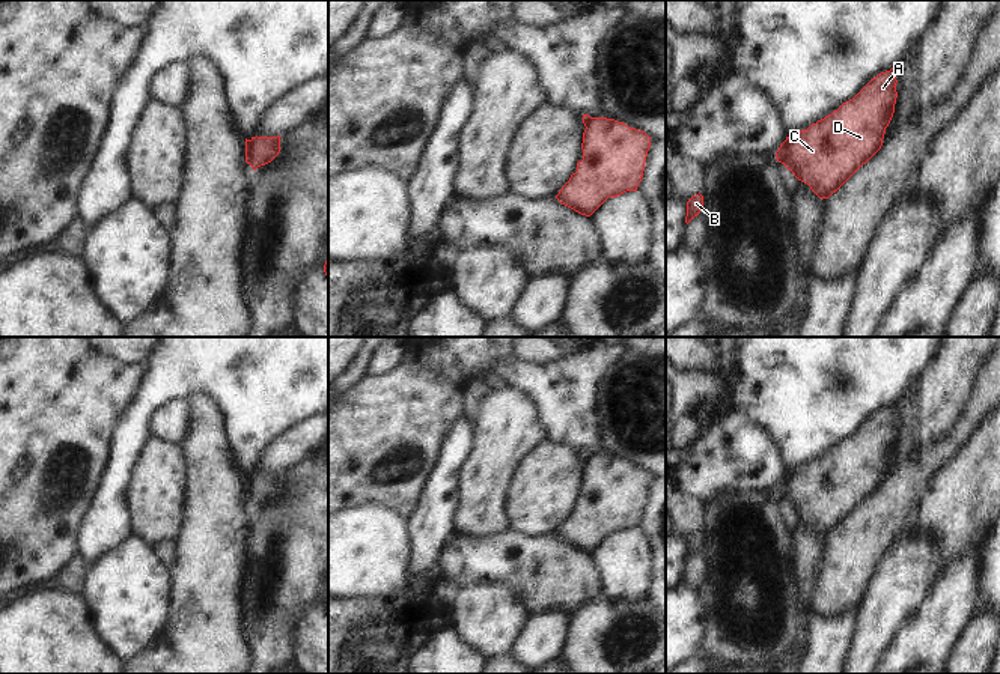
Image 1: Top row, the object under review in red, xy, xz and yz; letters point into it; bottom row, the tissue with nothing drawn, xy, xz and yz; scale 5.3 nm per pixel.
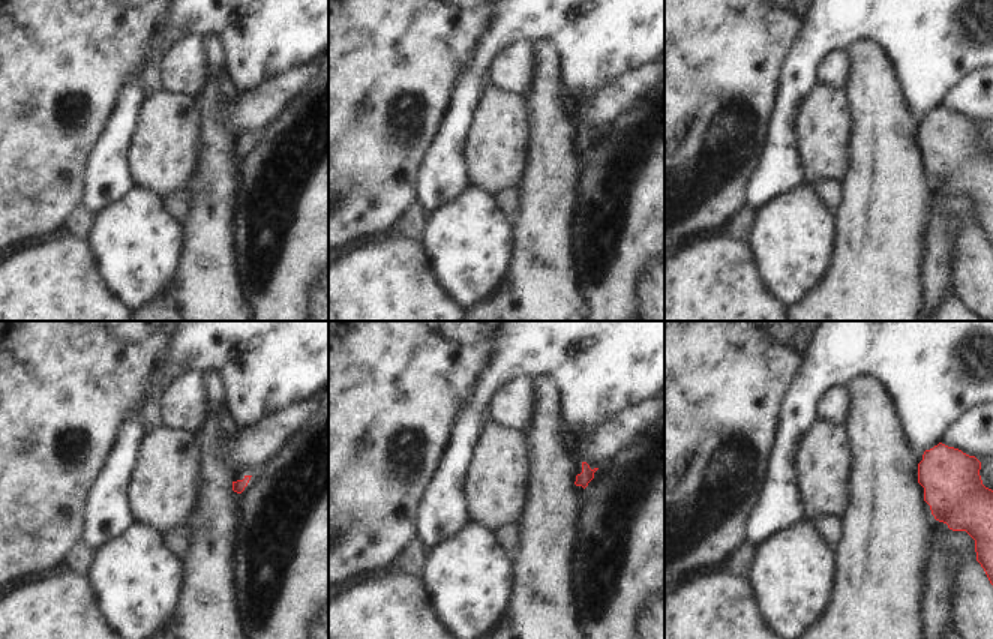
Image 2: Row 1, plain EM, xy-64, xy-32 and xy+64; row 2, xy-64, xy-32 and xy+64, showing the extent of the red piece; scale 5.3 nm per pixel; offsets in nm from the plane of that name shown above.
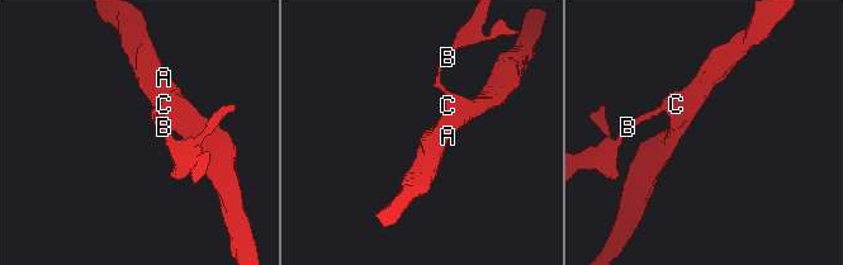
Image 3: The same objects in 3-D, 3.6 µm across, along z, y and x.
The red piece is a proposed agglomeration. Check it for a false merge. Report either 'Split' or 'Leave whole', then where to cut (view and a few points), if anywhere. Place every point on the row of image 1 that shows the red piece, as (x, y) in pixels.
Split. Split along yz (783, 142), (785, 163)

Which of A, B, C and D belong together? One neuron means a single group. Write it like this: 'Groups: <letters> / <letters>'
Groups: A C D / B

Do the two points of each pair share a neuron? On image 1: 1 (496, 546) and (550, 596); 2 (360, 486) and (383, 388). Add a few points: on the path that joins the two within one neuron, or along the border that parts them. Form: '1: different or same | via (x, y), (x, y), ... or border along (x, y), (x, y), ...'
1: same | via (508, 560), (514, 560), (536, 582)
2: same | via (360, 462), (360, 458), (377, 441), (377, 412)

